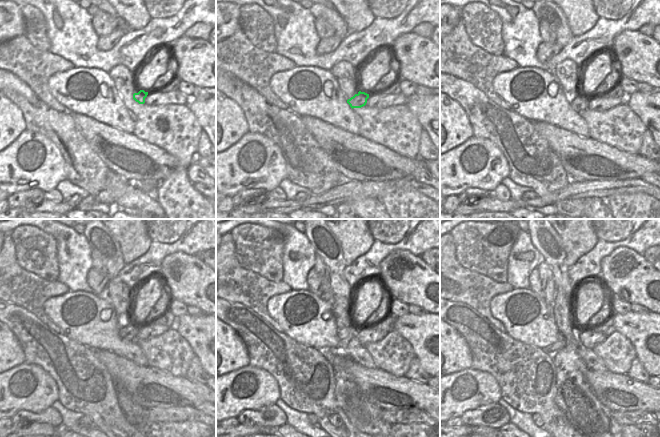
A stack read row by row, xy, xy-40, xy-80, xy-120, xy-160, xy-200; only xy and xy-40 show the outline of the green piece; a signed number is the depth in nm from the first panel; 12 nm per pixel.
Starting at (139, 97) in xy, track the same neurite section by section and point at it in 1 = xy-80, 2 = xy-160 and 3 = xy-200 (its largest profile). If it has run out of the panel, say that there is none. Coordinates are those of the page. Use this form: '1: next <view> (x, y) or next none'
1: next xy-80 (581, 101)
2: next xy-160 (347, 337)
3: next xy-200 (551, 349)

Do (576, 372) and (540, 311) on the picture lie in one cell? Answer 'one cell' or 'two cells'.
two cells

